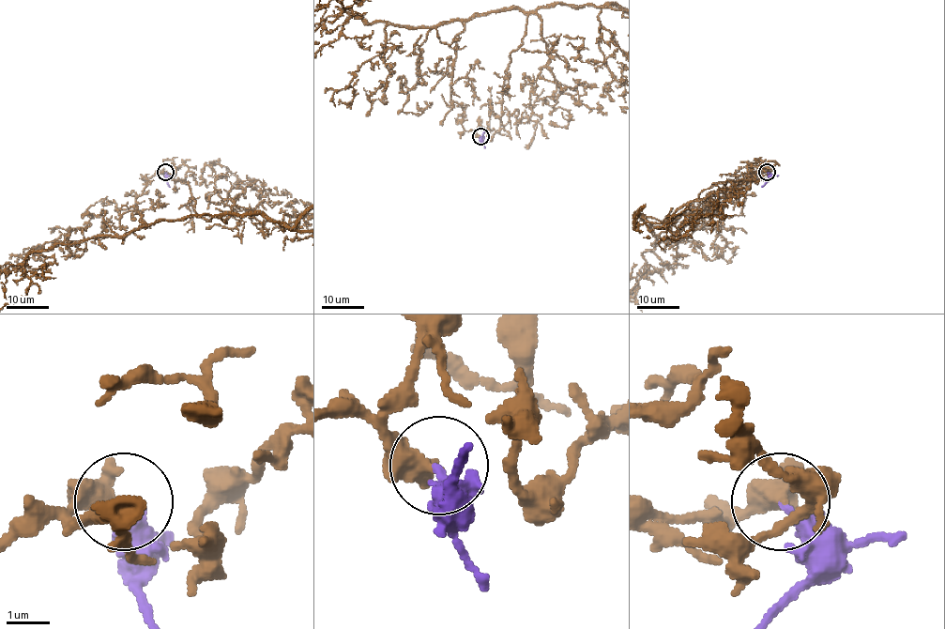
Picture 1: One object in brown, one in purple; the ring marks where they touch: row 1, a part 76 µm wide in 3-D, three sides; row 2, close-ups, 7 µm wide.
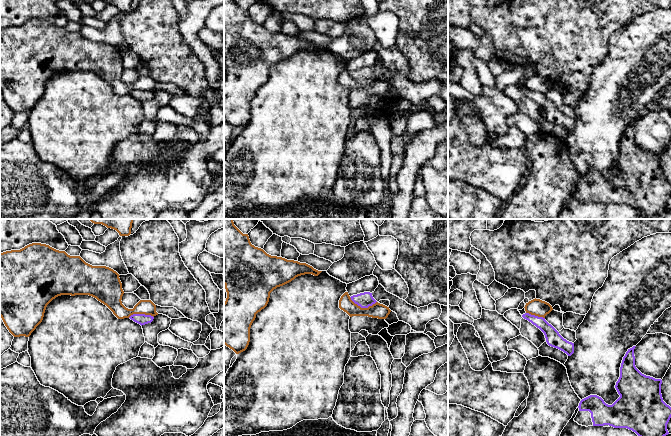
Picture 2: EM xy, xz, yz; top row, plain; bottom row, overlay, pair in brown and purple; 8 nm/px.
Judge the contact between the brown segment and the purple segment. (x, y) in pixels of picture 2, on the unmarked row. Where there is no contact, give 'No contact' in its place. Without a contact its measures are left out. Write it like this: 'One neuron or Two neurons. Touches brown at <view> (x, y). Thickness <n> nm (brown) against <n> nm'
Two neurons. Touches brown at xz (363, 84). Thickness 120 nm (brown) against 120 nm

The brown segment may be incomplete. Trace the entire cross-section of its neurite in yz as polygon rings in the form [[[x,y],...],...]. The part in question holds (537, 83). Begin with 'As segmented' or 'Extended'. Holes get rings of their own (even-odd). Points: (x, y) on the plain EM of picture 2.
As segmented. [[[536,74],[526,79],[524,84],[526,89],[543,94],[553,86],[549,79]]]

